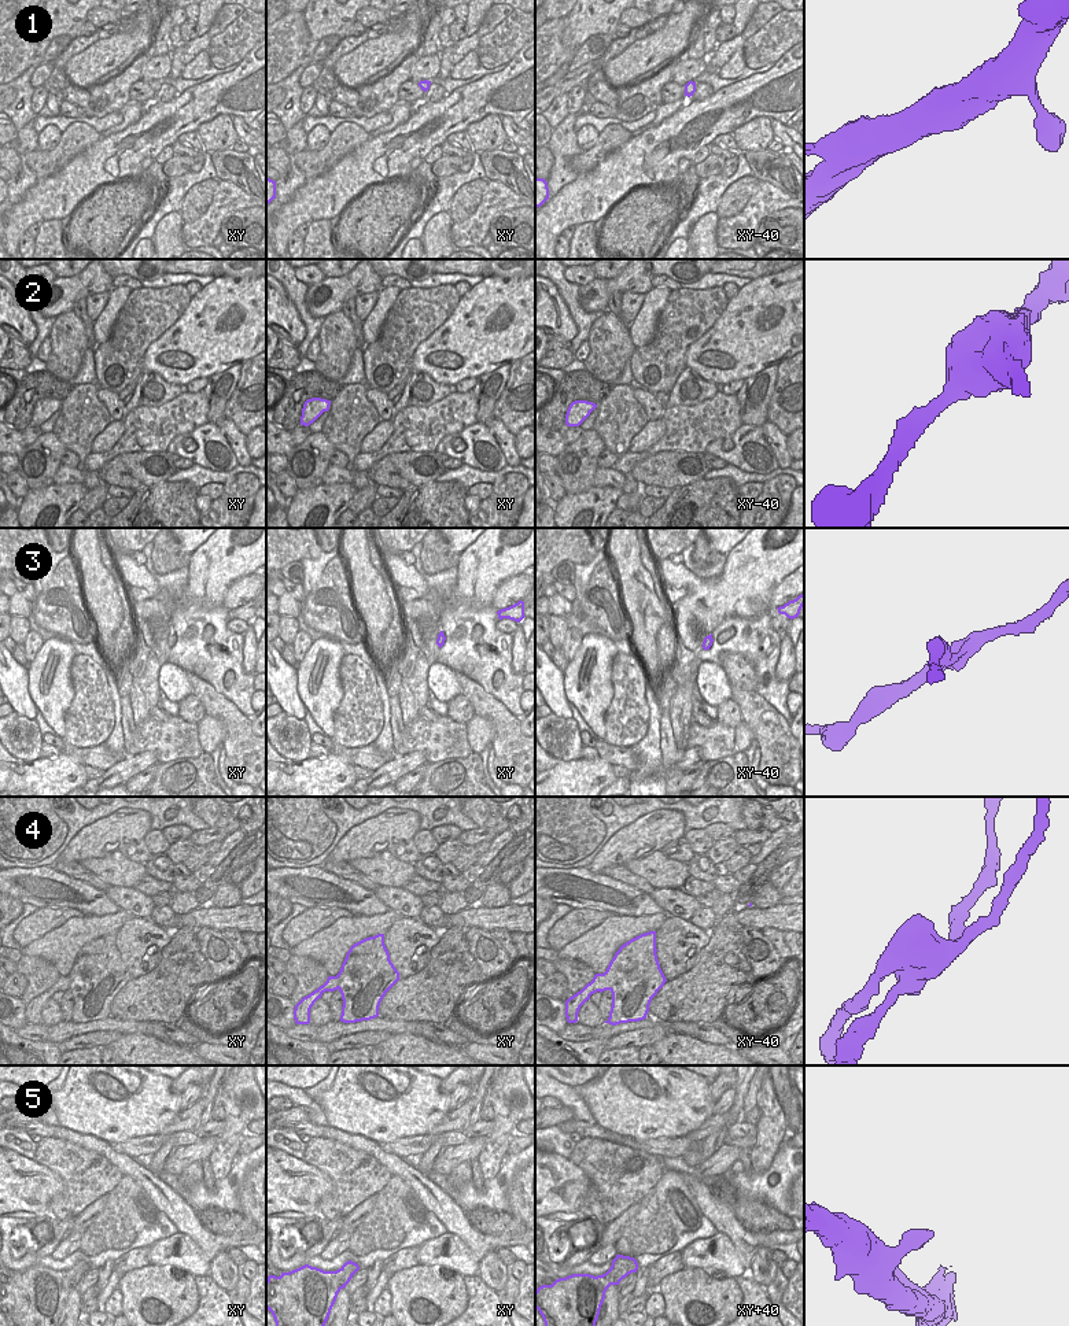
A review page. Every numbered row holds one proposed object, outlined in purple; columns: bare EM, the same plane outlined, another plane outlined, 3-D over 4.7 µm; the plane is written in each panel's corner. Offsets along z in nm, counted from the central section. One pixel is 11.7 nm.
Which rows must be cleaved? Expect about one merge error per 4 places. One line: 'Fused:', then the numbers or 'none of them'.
Fused: 4

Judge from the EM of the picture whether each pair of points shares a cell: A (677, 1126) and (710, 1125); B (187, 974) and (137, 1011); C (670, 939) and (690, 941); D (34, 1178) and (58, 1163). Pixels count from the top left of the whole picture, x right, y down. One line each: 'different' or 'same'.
A: different
B: same
C: same
D: different

